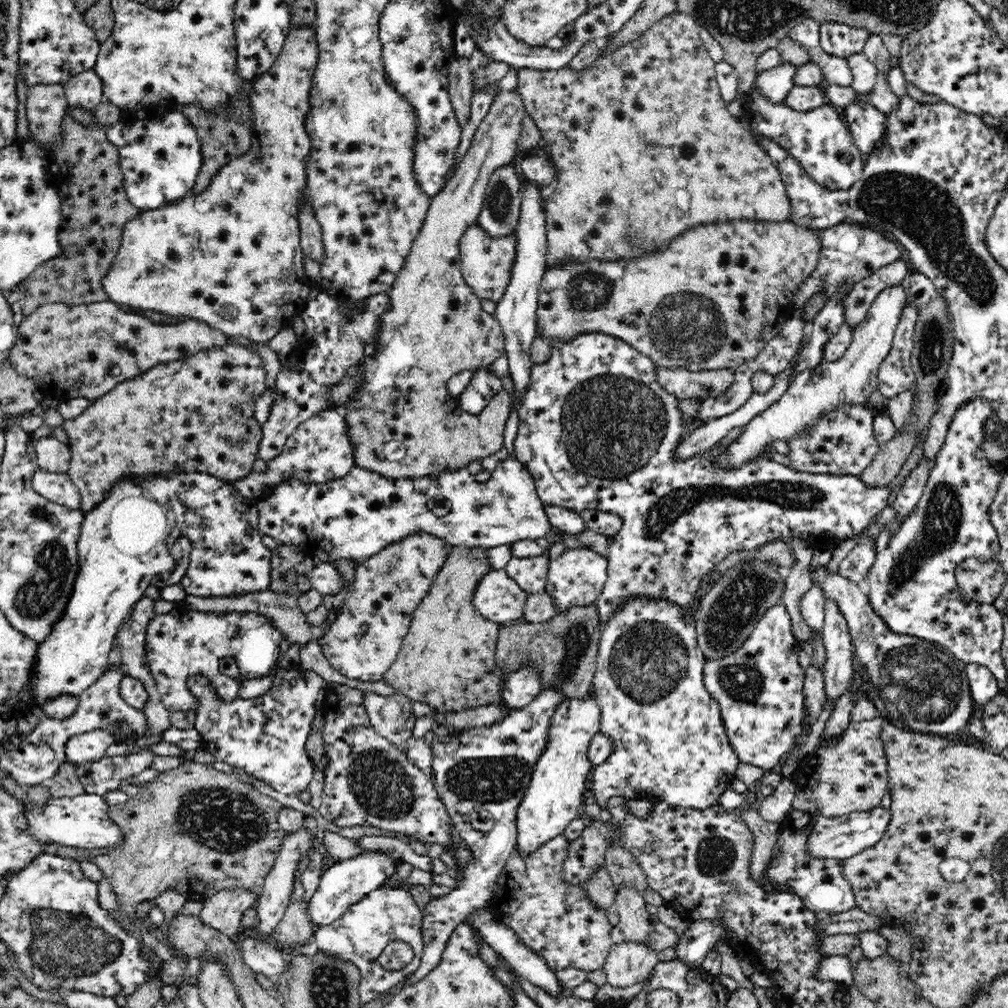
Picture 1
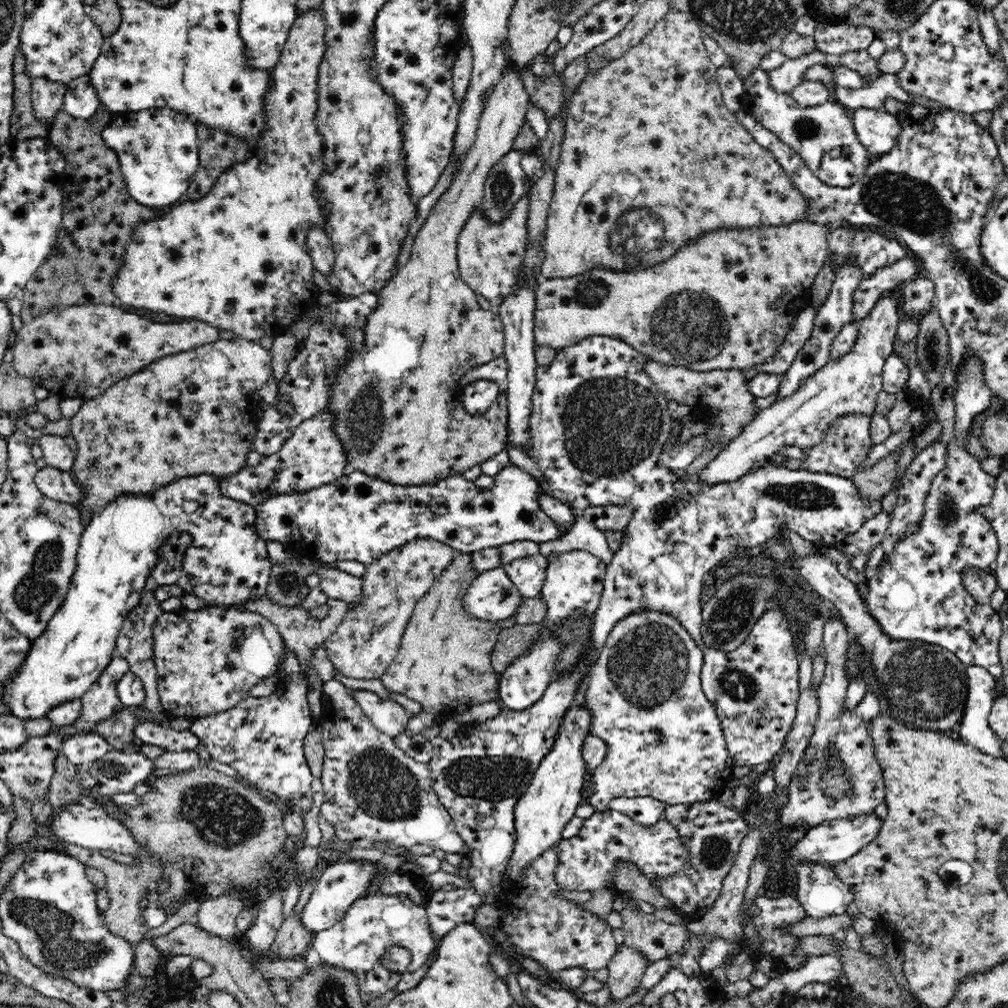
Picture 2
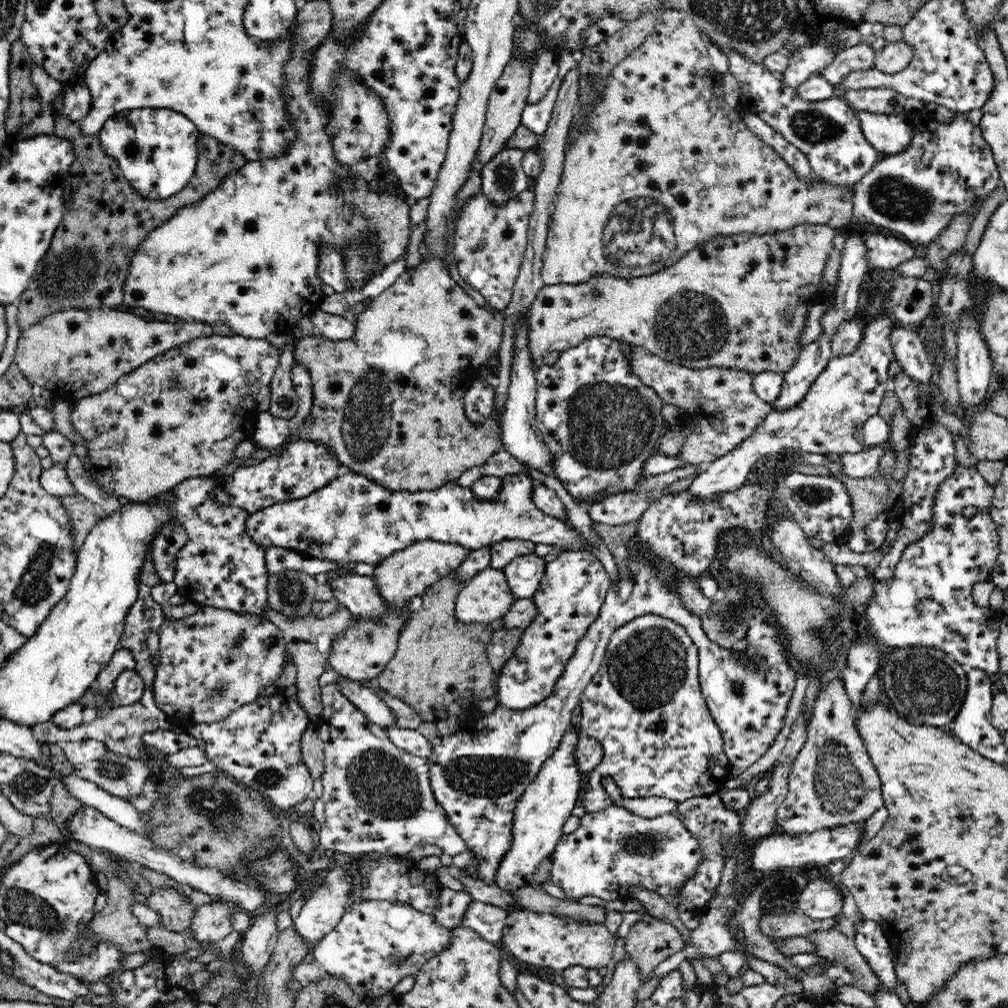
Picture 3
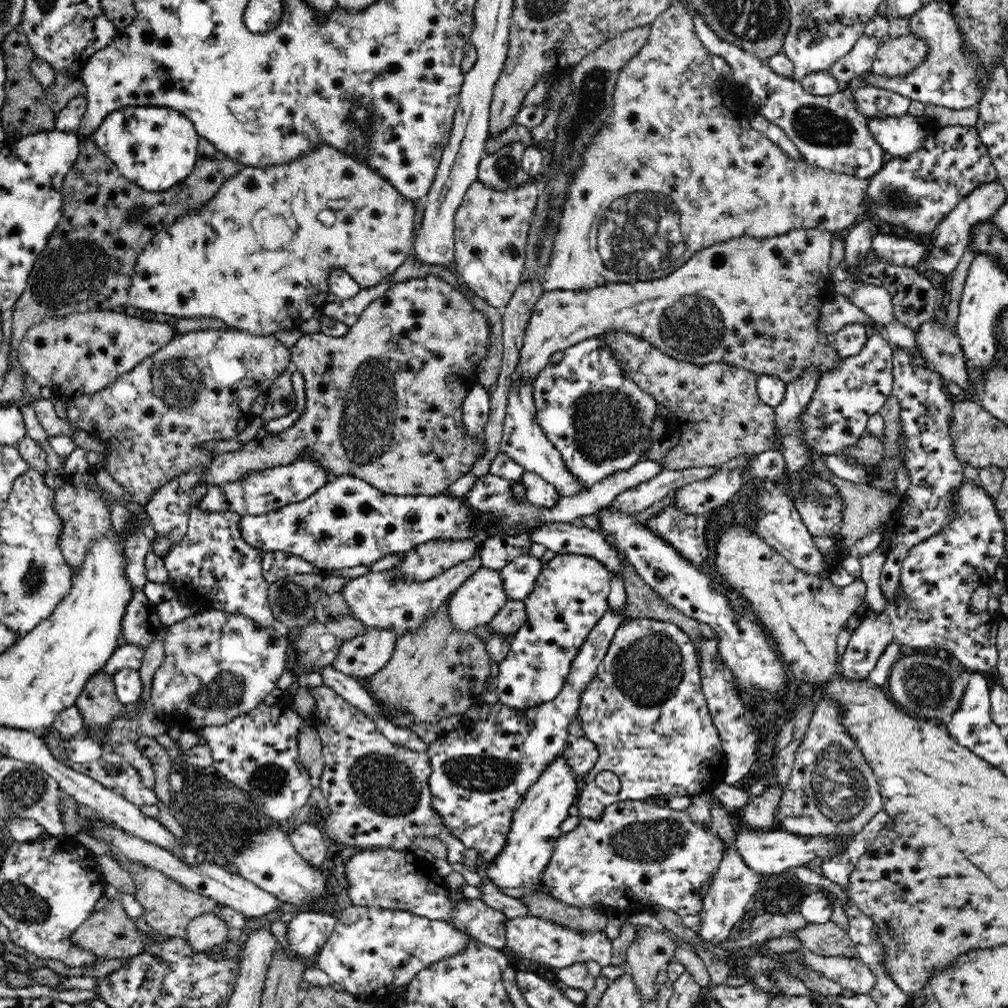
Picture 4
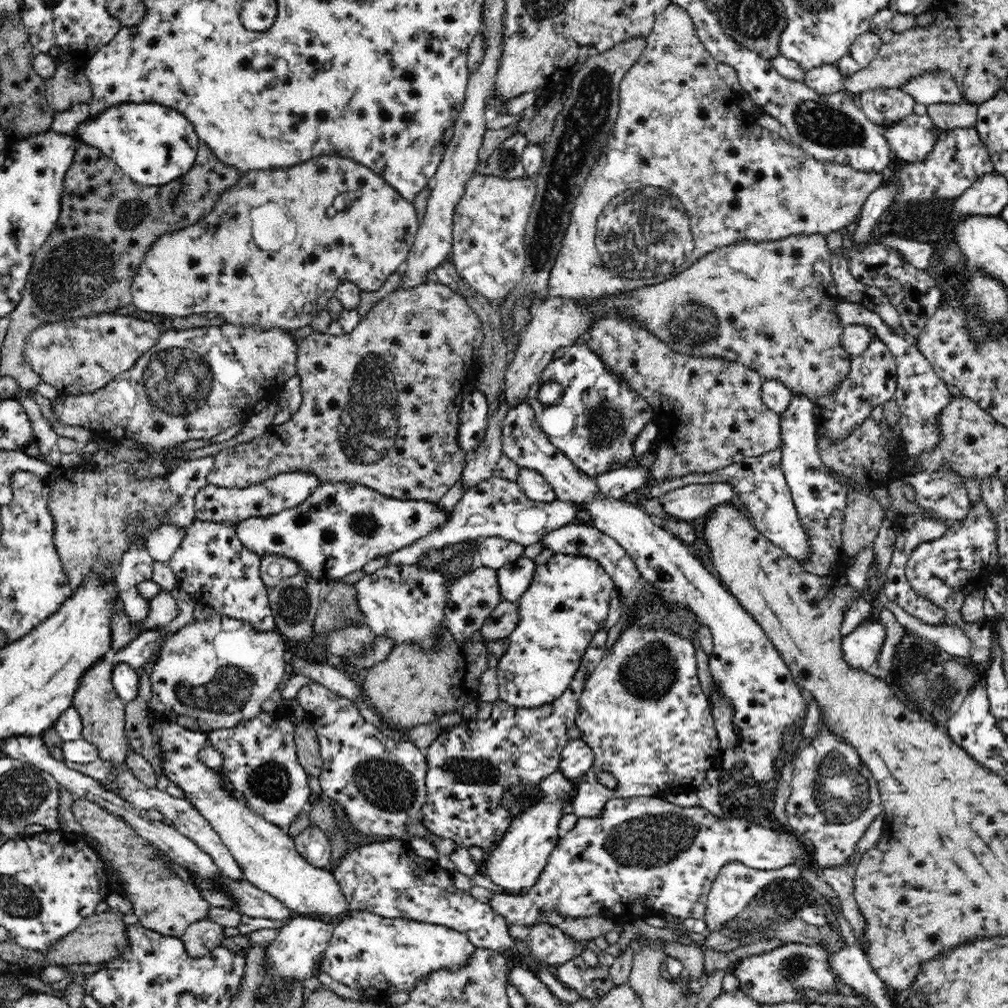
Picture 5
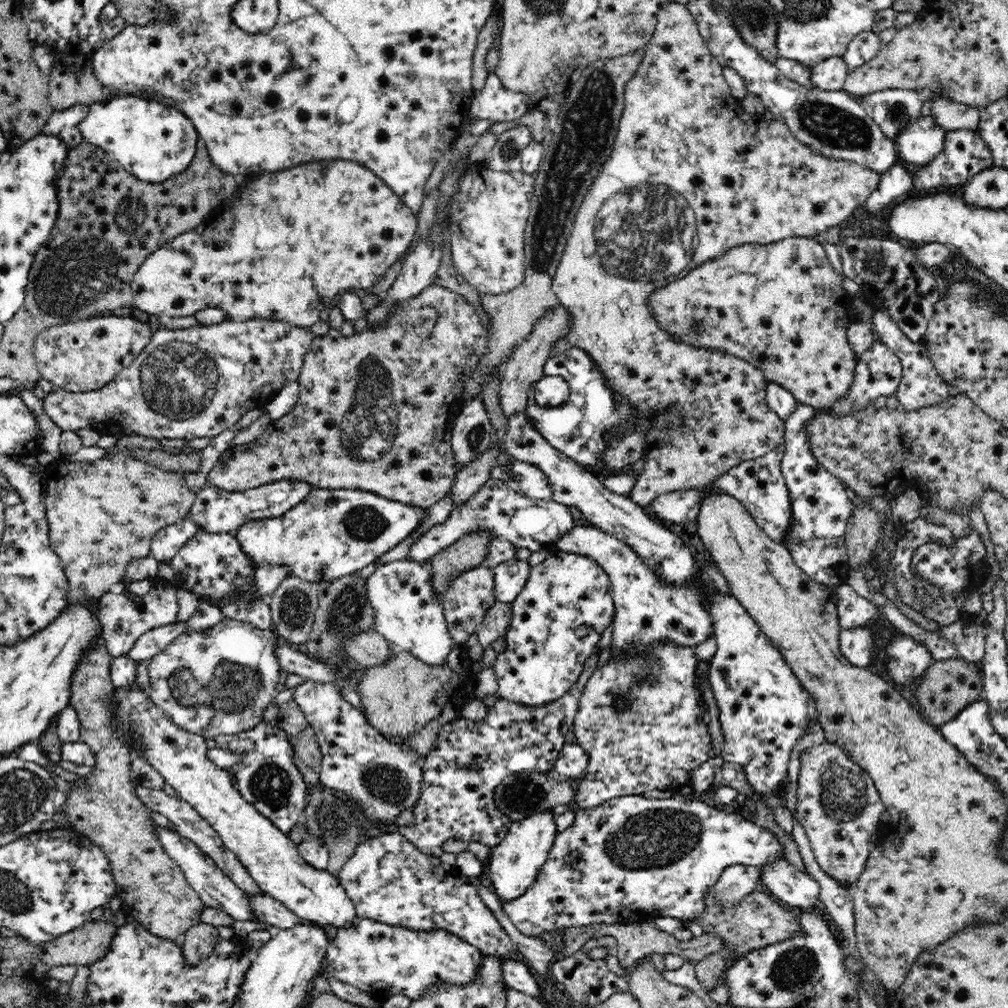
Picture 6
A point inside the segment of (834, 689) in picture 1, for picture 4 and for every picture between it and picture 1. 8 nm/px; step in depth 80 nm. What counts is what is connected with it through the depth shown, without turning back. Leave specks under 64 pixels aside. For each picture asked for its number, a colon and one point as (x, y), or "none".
2: (839, 775)
3: (834, 781)
4: (833, 791)

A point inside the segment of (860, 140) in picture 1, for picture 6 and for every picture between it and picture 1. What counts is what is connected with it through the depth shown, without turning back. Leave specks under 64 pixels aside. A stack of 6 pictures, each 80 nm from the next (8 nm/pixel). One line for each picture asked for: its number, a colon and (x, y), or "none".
2: (877, 129)
3: (888, 133)
4: (900, 136)
5: (910, 139)
6: (922, 139)

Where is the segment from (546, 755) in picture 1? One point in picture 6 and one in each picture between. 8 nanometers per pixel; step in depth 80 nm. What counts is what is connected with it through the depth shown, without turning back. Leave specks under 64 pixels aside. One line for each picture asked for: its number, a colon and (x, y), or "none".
2: (545, 808)
3: (540, 813)
4: (536, 826)
5: (516, 863)
6: (514, 864)

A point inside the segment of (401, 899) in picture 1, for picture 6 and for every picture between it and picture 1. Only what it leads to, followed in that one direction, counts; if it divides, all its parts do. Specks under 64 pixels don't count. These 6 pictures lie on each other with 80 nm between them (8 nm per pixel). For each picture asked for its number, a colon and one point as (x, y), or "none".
2: (378, 921)
3: (377, 943)
4: (373, 950)
5: (376, 955)
6: (381, 959)

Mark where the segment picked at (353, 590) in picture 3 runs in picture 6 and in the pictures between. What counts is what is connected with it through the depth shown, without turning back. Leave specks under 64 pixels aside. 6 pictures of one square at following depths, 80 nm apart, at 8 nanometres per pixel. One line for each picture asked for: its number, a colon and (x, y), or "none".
4: (372, 598)
5: (406, 604)
6: (409, 614)

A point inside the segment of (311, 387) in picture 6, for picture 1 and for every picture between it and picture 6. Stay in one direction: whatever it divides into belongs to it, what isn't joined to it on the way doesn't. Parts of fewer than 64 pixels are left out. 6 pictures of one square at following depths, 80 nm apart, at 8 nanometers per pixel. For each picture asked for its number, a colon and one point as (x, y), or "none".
1: (435, 328)
2: (400, 414)
3: (388, 403)
4: (383, 402)
5: (380, 406)

